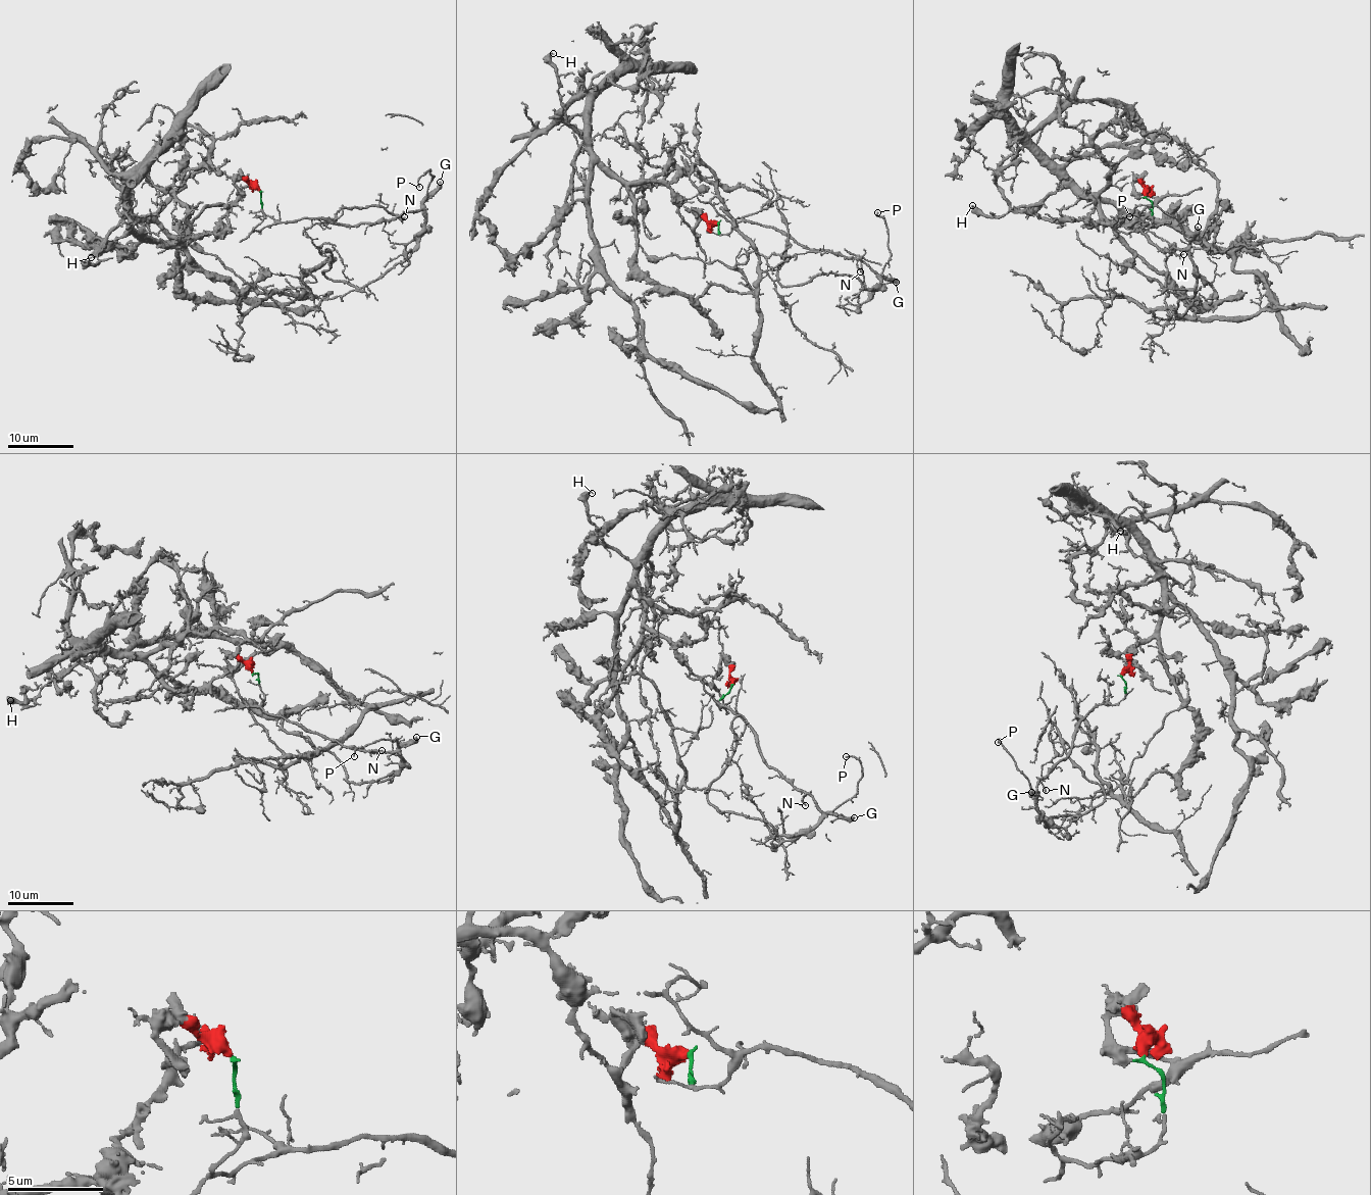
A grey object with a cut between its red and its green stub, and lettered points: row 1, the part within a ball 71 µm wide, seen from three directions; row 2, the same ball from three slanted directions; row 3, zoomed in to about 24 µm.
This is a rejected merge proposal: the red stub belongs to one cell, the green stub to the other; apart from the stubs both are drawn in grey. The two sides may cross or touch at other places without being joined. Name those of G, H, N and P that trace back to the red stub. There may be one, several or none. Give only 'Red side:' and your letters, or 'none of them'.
Red side: H

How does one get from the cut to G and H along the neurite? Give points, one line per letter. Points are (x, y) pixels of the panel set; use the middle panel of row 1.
G: (717, 222), (718, 234), (722, 235), (739, 221), (781, 230), (811, 249), (857, 258), (896, 282)
H: (717, 222), (694, 209), (694, 234), (670, 189), (619, 180), (605, 165), (566, 119), (553, 53)

